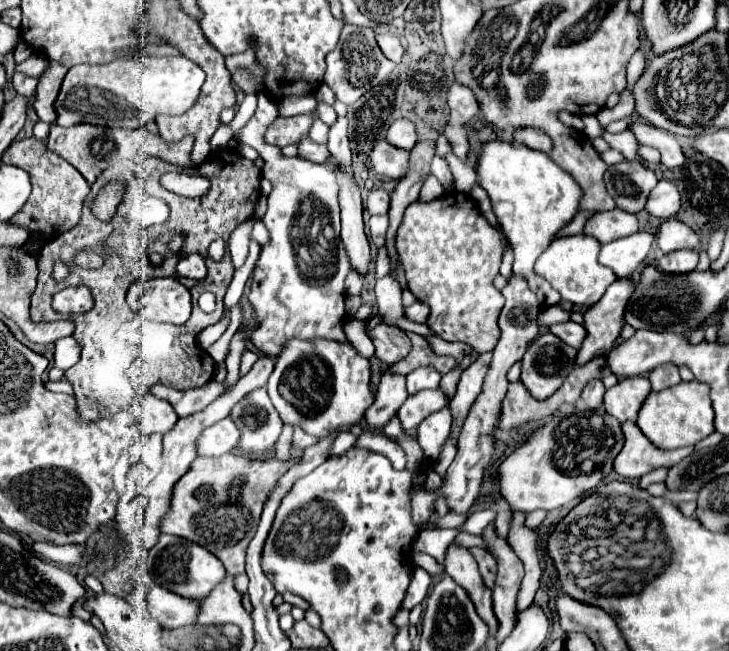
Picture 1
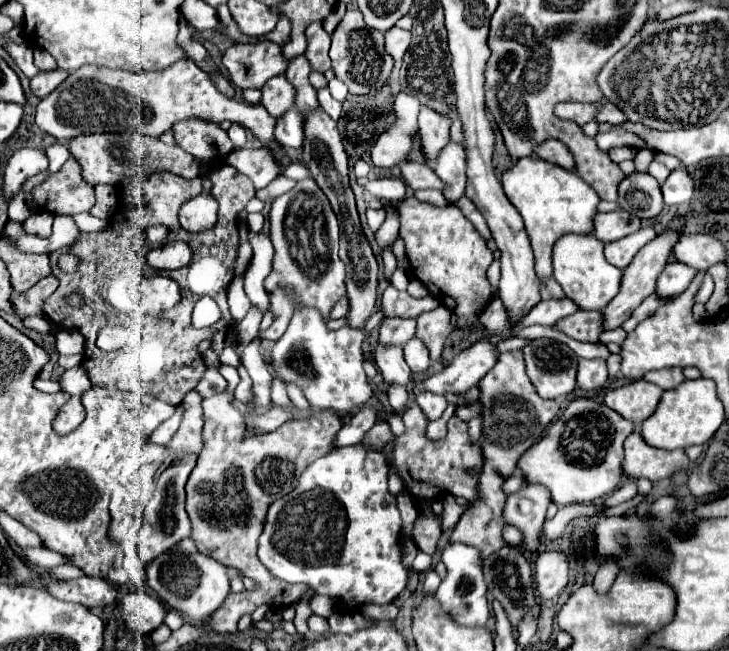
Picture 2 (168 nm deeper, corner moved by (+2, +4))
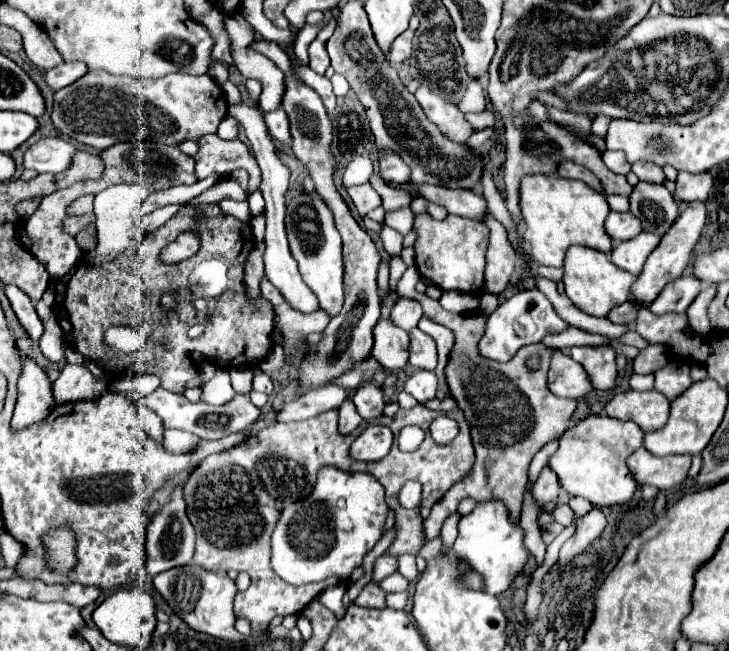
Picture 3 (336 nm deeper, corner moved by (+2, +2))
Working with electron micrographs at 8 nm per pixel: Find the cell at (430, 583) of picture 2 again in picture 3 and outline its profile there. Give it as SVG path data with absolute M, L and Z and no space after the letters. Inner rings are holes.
M456 512L449 516L442 525L440 535L442 537L442 552L447 554L452 548L458 536L458 523L461 516Z

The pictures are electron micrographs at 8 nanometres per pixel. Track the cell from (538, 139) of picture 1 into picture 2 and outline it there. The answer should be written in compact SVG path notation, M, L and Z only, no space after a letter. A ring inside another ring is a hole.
M547 140L547 142L543 142L541 146L535 148L535 154L537 154L539 158L543 158L545 162L557 164L557 166L561 166L561 168L565 168L565 170L571 170L571 172L575 170L575 160L571 158L571 152L567 150L565 144L561 144L561 142L557 142L557 140Z

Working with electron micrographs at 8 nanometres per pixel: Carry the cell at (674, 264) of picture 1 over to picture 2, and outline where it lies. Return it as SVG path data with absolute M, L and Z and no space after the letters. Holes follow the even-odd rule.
M671 262L667 264L667 268L663 270L663 274L657 280L657 296L659 298L675 298L681 292L685 292L691 284L691 280L695 278L695 270L691 270L689 266L683 266L681 262Z

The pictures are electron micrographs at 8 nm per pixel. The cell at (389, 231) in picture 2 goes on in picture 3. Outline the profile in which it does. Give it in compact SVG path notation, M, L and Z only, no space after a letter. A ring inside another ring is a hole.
M377 172L371 176L369 182L371 182L371 186L379 192L381 200L383 200L383 208L385 208L385 212L393 212L393 210L399 210L399 208L411 204L411 196L409 196L409 192L387 186L387 184L383 182L383 178L381 178Z

